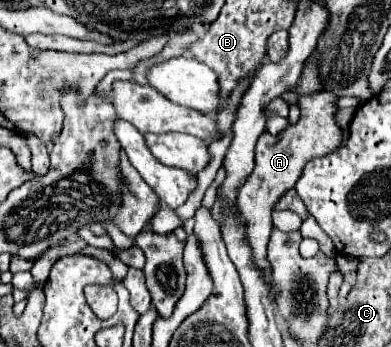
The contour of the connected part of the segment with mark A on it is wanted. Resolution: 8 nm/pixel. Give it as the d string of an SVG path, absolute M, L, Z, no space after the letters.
M311 92L301 96L301 118L297 124L289 124L281 134L275 138L269 132L263 132L255 144L255 168L253 172L241 182L237 188L237 208L241 208L241 216L245 216L245 224L249 224L249 244L253 244L253 254L257 266L265 272L265 278L271 282L269 276L269 262L265 260L269 232L271 232L271 212L275 202L283 192L295 186L297 178L301 176L305 164L313 158L325 156L335 152L341 144L341 128L335 124L335 96L331 92Z

